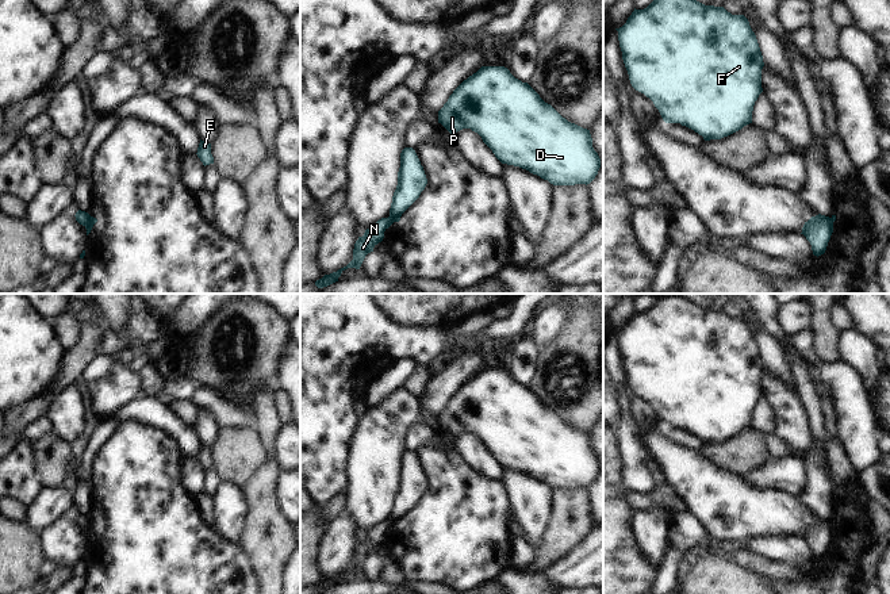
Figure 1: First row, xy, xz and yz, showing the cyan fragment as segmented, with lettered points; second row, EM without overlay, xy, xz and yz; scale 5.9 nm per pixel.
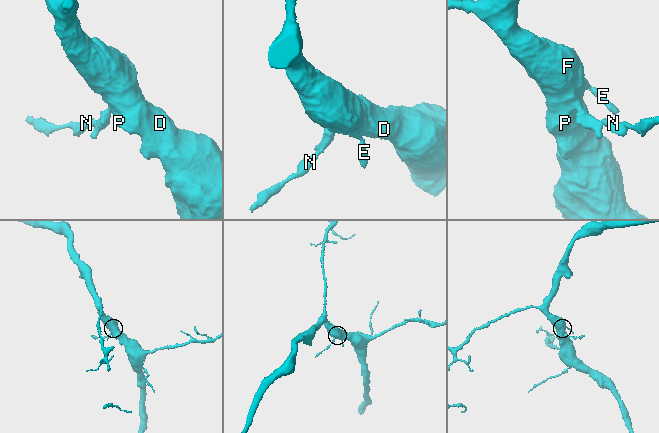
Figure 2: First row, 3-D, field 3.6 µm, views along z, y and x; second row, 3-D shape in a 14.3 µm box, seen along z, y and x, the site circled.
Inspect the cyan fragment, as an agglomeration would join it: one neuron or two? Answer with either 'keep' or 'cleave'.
cleave

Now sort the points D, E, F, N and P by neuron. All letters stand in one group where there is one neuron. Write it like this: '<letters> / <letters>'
D E F P / N

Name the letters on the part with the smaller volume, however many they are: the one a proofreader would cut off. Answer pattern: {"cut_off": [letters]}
{"cut_off": ["N"]}

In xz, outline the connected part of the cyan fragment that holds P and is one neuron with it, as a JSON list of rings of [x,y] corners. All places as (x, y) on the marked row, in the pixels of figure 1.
[[[482,66],[464,80],[438,111],[438,123],[450,134],[471,129],[502,164],[526,169],[553,185],[587,185],[601,168],[590,130],[568,122],[505,66]]]

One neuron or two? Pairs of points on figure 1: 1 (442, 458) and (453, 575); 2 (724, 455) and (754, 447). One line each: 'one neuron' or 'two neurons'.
1: one neuron
2: one neuron

